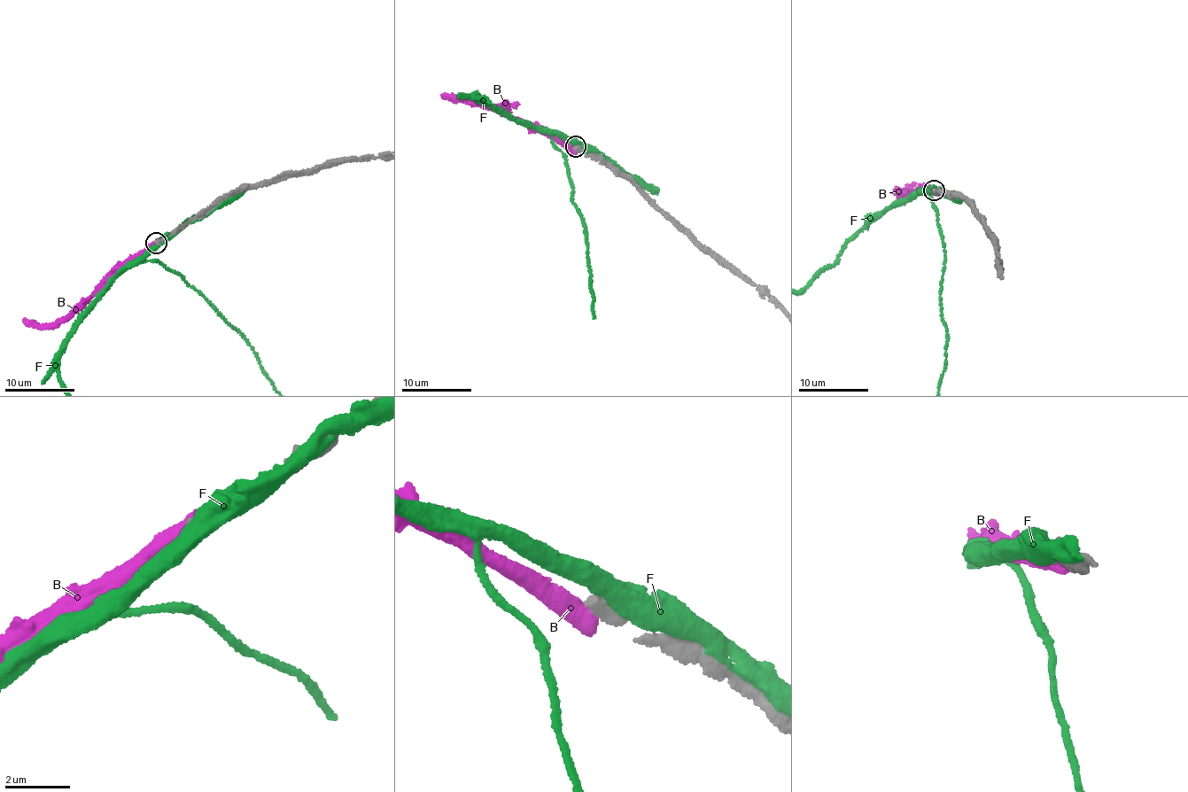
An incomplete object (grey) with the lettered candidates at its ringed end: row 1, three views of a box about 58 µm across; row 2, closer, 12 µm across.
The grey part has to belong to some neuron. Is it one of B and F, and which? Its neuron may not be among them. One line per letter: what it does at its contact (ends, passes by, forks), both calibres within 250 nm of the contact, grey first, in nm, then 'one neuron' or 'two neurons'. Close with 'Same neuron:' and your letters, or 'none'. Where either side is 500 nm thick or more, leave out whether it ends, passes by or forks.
B: 460 nm thick on the grey side, 650 nm on the other; two neurons
F: 480 nm thick on the grey side, 600 nm on the other; two neurons
Same neuron: none

